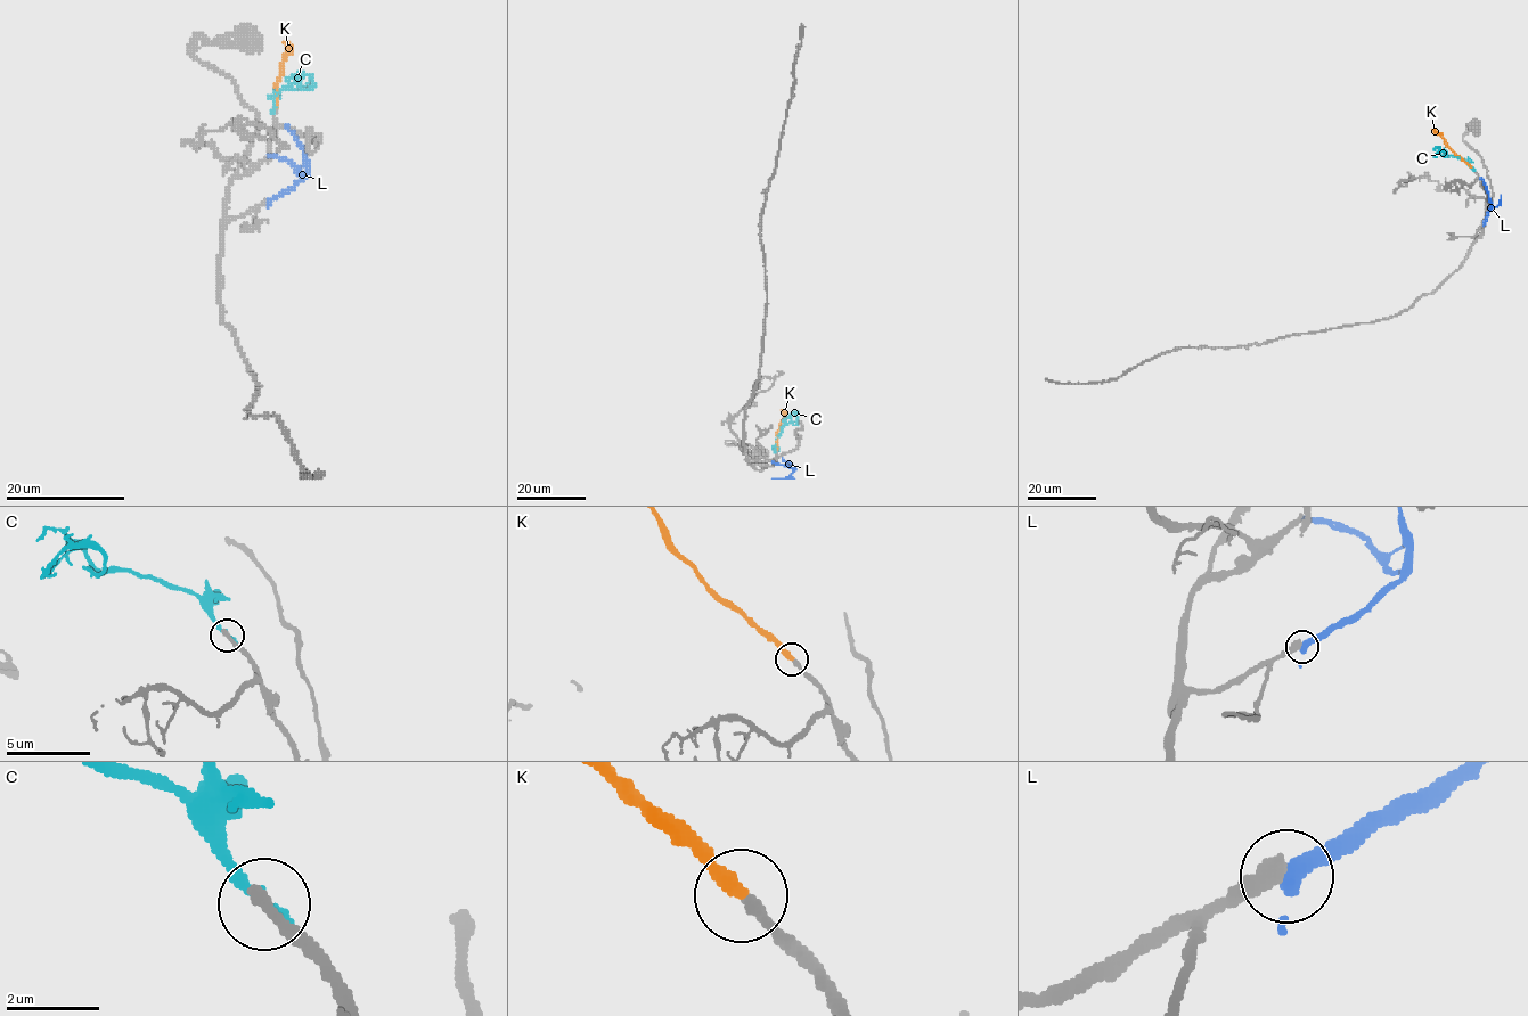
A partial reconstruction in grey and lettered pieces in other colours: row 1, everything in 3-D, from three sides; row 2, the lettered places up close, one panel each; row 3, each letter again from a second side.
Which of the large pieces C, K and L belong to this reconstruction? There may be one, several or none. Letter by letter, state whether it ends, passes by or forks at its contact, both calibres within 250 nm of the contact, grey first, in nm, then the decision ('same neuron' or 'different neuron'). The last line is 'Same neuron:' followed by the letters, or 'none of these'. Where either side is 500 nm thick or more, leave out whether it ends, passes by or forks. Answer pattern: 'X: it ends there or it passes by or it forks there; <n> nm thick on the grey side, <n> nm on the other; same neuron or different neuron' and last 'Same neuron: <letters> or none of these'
C: it ends there; 360 nm thick on the grey side, 360 nm on the other; different neuron
K: it ends there; 300 nm thick on the grey side, 280 nm on the other; same neuron
L: it ends there; 420 nm thick on the grey side, 440 nm on the other; different neuron
Same neuron: K

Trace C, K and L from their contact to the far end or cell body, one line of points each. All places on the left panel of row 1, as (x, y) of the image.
C: (272, 111), (272, 96), (285, 87), (302, 89), (310, 80), (311, 87)
K: (276, 107), (276, 81), (282, 57), (287, 51), (284, 41)
L: (269, 202), (287, 193), (305, 170), (302, 148), (285, 125)

